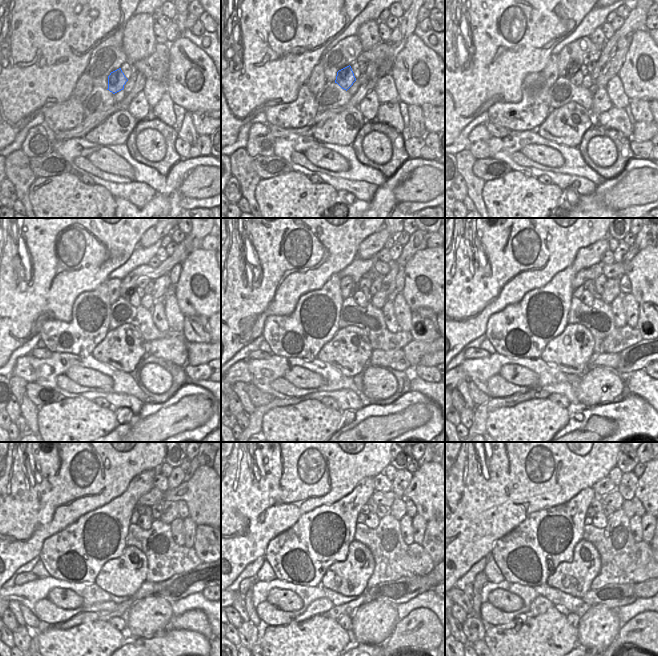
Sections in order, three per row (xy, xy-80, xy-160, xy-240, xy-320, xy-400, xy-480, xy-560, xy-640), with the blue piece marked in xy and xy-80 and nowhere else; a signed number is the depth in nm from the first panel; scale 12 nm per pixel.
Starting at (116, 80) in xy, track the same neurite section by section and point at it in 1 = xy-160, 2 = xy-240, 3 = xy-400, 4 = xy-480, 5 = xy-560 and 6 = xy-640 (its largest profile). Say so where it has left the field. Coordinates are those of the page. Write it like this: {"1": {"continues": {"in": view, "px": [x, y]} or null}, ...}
{"1": {"continues": {"in": "xy-160", "px": [574, 75]}}, "2": {"continues": {"in": "xy-240", "px": [132, 296]}}, "3": {"continues": {"in": "xy-400", "px": [587, 298]}}, "4": {"continues": {"in": "xy-480", "px": [145, 522]}}, "5": {"continues": {"in": "xy-560", "px": [372, 520]}}, "6": {"continues": {"in": "xy-640", "px": [599, 520]}}}

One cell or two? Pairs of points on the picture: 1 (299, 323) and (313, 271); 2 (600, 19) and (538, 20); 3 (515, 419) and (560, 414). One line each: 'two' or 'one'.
1: two
2: two
3: one

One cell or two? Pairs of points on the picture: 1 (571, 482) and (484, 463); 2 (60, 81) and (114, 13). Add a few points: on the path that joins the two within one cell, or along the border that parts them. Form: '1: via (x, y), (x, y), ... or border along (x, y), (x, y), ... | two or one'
1: via (549, 473), (508, 473), (506, 471) | one
2: via (68, 61), (68, 45), (94, 21) | one

